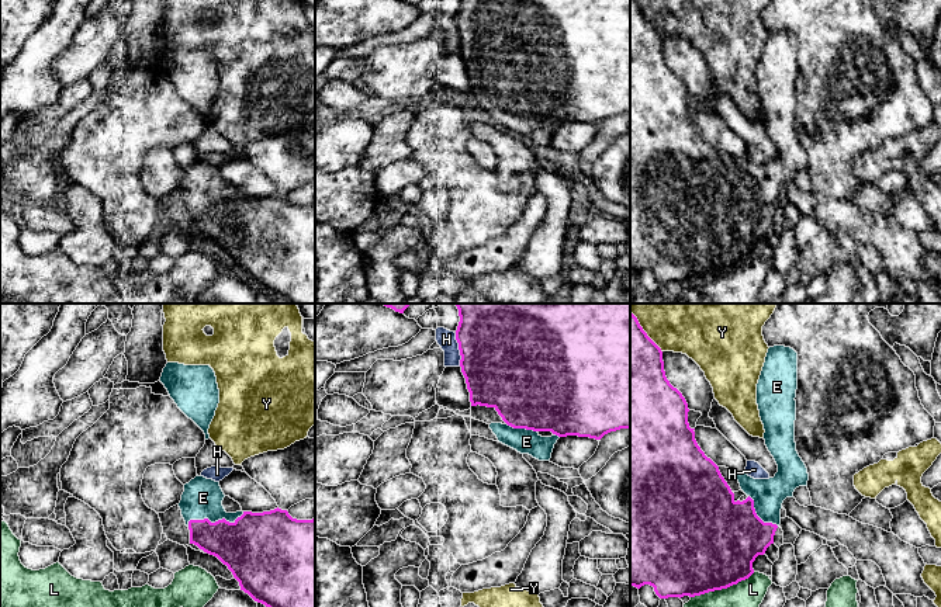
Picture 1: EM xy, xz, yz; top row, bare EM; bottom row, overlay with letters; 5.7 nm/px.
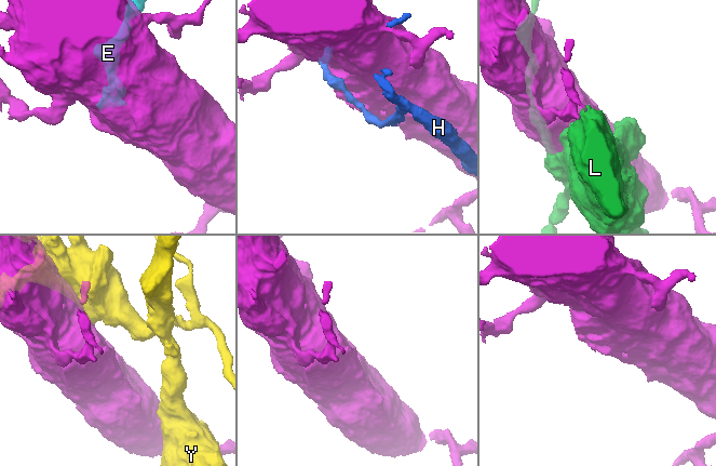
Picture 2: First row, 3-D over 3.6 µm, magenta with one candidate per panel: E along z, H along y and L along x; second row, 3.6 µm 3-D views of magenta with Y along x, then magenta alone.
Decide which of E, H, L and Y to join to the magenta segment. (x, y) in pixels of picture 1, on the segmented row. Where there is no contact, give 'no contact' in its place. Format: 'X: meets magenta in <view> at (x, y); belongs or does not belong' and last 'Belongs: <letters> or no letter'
E: meets magenta in xy at (215, 521); belongs
H: meets magenta in xz at (459, 349); does not belong
L: meets magenta in yz at (722, 588); does not belong
Y: meets magenta in yz at (644, 332); does not belong
Belongs: E

